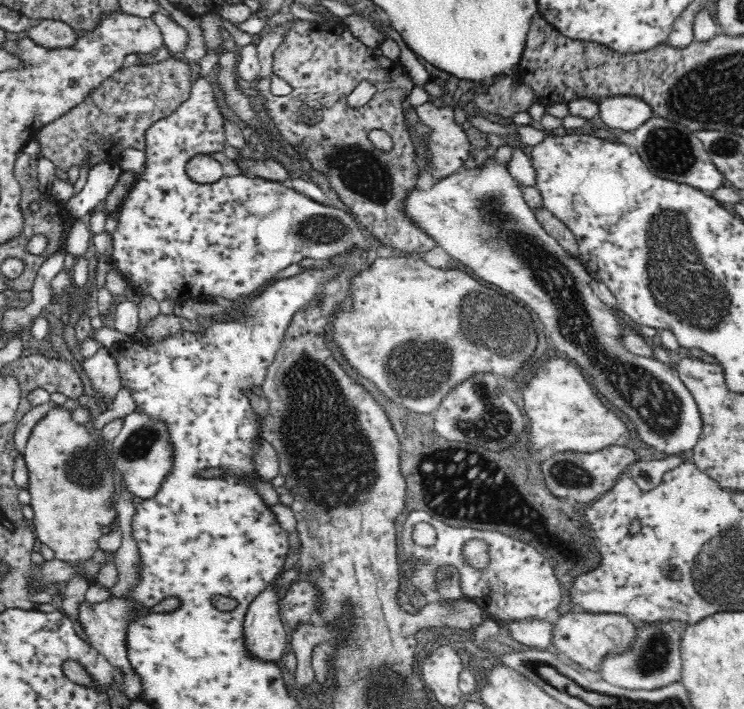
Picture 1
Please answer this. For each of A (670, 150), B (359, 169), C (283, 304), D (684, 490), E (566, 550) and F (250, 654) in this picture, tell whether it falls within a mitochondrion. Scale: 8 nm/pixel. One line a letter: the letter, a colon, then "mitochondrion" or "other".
A: mitochondrion
B: mitochondrion
C: other
D: other
E: other
F: other

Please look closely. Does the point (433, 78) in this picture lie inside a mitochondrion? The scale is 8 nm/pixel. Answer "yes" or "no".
no

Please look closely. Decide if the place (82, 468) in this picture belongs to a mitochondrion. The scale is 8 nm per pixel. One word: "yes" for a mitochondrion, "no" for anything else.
yes

